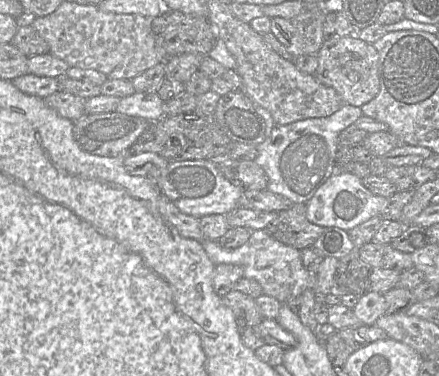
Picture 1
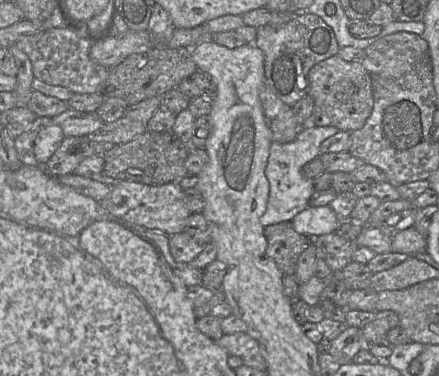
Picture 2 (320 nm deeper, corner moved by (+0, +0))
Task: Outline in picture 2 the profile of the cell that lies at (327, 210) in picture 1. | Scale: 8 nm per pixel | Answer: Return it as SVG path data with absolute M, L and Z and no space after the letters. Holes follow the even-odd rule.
M329 205L321 207L308 206L293 218L292 225L298 233L315 238L335 232L339 222L335 212Z

